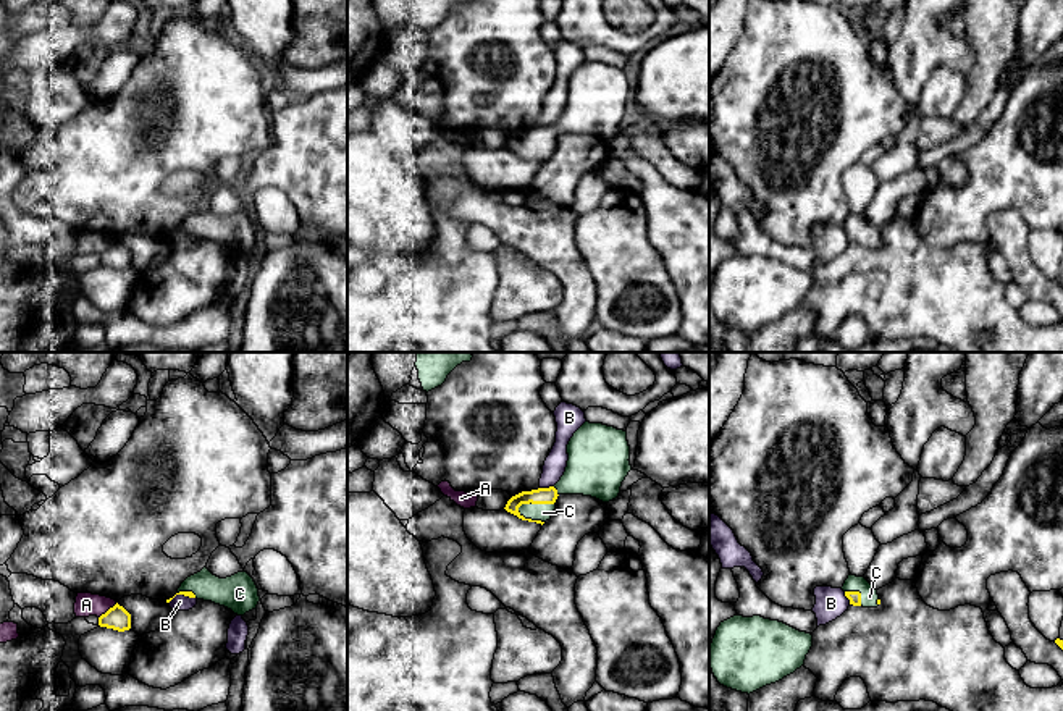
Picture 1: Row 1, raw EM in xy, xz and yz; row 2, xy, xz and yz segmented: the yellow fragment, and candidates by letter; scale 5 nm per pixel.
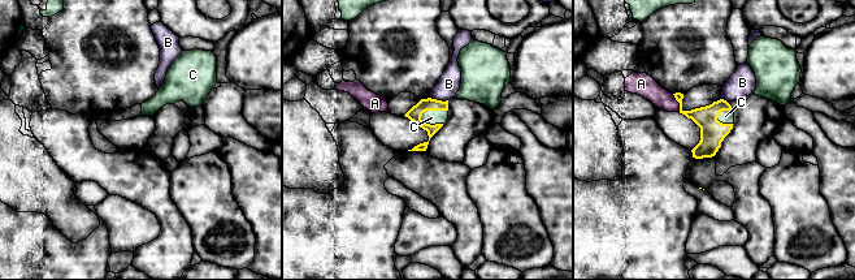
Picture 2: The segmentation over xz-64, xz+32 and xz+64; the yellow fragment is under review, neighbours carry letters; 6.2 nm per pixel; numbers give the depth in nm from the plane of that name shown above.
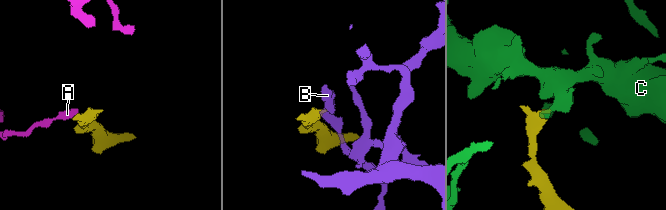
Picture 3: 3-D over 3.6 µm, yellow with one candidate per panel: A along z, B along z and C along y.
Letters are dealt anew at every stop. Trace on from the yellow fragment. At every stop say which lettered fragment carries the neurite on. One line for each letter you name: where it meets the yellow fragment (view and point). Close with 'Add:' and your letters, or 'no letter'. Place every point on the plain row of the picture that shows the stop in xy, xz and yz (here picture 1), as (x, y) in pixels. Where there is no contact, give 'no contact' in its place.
C: xz (535, 141)
Add: C

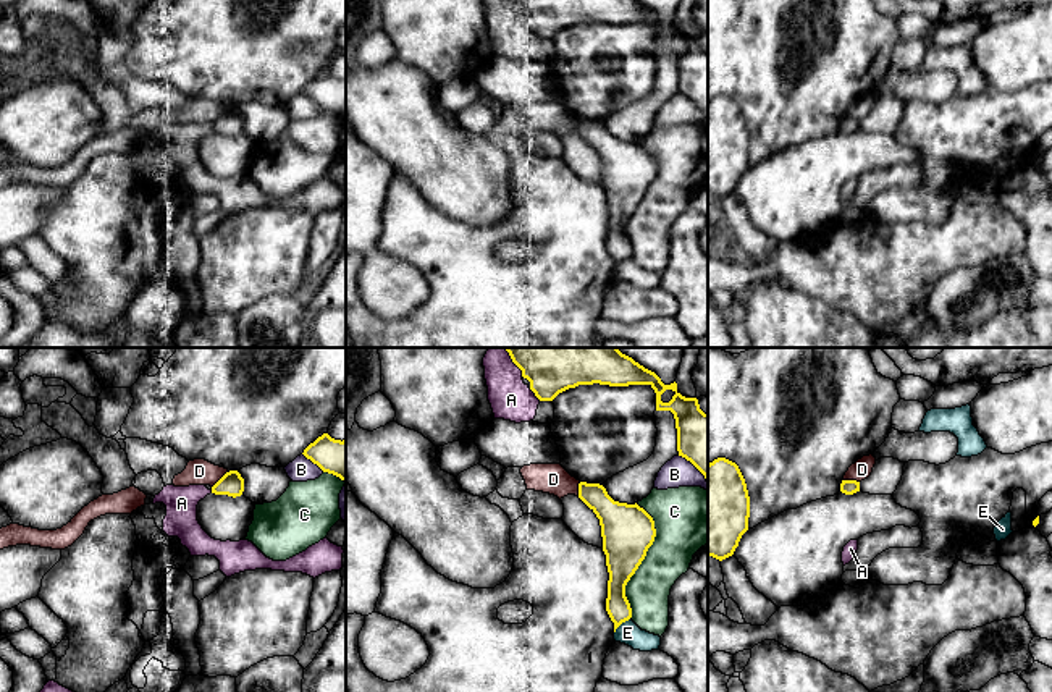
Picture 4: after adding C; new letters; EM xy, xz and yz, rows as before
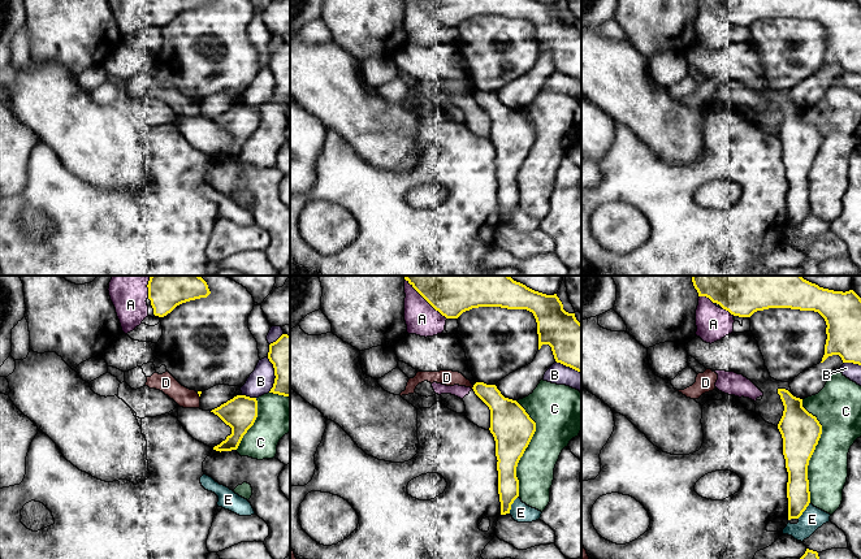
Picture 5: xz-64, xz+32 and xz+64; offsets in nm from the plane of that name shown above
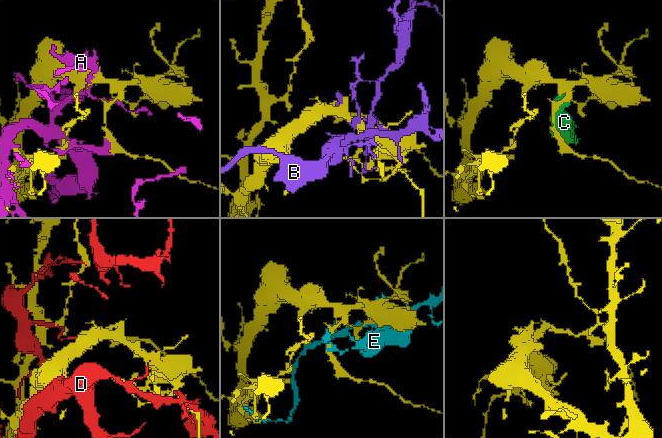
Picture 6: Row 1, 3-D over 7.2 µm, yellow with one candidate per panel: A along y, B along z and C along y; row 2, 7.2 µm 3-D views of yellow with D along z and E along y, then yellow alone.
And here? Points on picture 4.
Add: no letter

